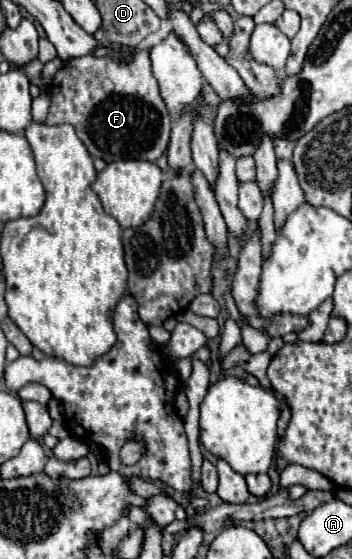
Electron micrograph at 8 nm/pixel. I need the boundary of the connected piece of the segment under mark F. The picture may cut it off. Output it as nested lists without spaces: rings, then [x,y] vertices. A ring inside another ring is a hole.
[[[139,51],[129,65],[115,63],[111,57],[97,59],[93,55],[71,59],[53,77],[49,95],[51,95],[51,107],[49,107],[47,123],[73,125],[77,137],[83,141],[83,145],[89,149],[93,157],[101,157],[107,163],[121,161],[121,159],[157,161],[167,149],[169,135],[171,135],[171,117],[165,107],[165,101],[159,95],[159,85],[151,73],[151,61],[147,51]]]

